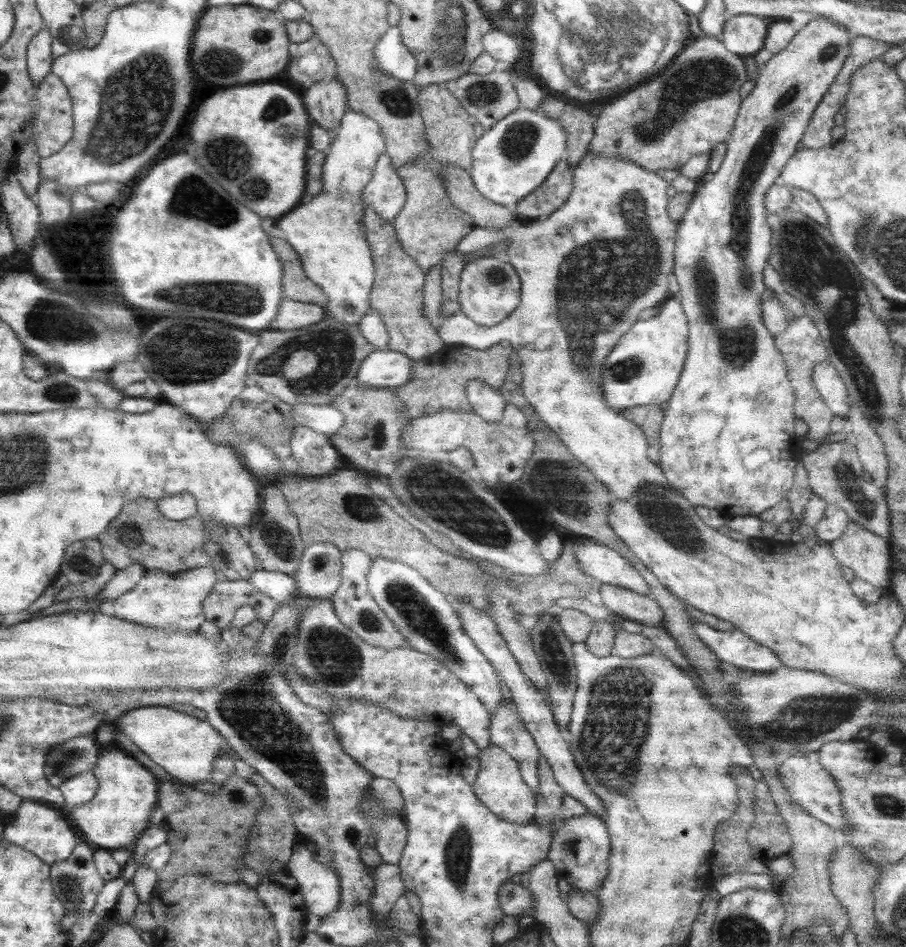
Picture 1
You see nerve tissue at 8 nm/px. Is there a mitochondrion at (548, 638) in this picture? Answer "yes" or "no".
yes

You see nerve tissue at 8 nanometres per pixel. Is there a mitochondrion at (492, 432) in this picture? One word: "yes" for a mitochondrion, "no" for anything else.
no

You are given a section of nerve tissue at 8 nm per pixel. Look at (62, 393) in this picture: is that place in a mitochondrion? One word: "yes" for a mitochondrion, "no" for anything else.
yes

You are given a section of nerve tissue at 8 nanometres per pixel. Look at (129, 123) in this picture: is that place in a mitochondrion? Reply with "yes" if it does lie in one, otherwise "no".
yes

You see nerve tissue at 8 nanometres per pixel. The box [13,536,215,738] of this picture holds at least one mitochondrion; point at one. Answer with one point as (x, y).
(82, 563)

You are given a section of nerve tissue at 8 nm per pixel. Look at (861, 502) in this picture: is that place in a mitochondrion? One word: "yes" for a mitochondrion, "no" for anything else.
yes

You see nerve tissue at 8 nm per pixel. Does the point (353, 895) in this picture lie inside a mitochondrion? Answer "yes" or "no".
yes

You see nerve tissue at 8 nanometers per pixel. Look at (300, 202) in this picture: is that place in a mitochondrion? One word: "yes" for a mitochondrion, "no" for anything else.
no

